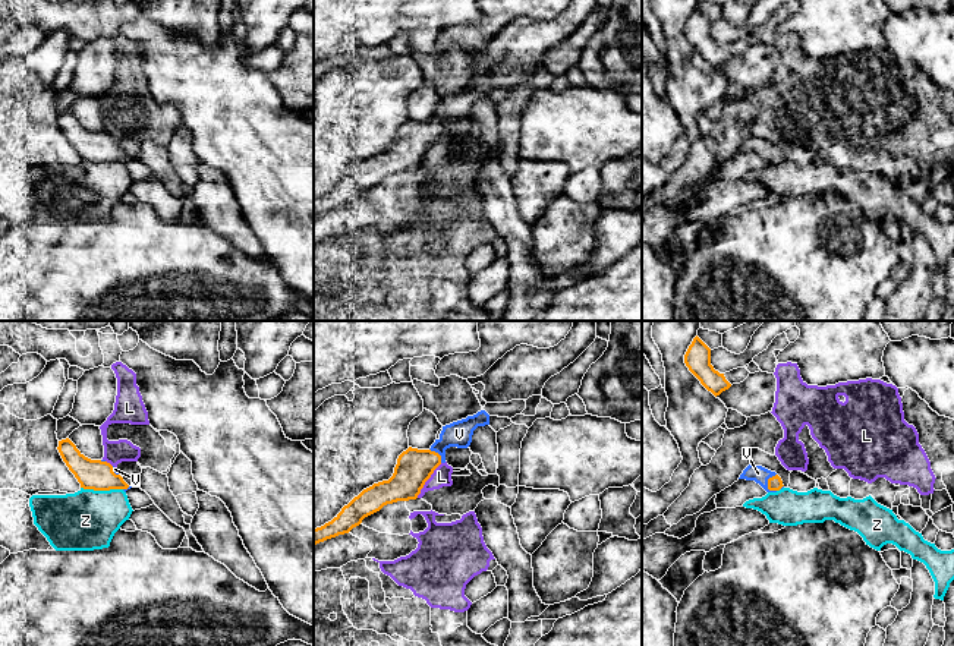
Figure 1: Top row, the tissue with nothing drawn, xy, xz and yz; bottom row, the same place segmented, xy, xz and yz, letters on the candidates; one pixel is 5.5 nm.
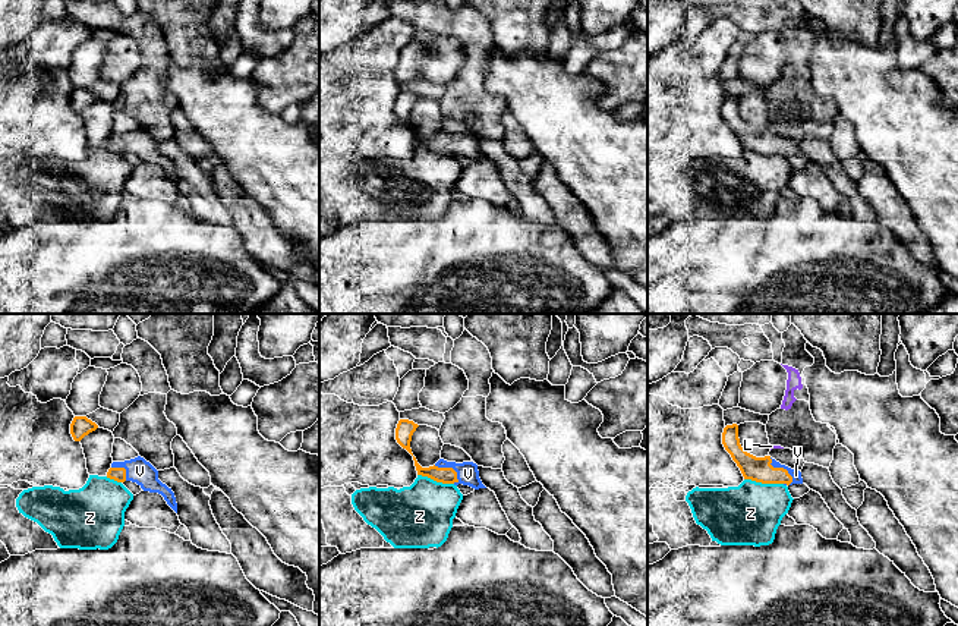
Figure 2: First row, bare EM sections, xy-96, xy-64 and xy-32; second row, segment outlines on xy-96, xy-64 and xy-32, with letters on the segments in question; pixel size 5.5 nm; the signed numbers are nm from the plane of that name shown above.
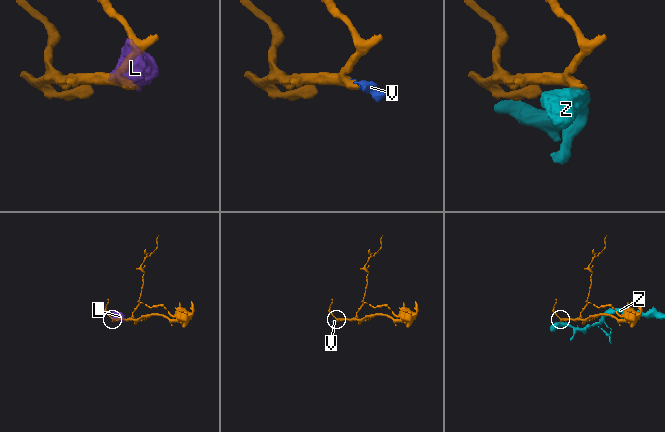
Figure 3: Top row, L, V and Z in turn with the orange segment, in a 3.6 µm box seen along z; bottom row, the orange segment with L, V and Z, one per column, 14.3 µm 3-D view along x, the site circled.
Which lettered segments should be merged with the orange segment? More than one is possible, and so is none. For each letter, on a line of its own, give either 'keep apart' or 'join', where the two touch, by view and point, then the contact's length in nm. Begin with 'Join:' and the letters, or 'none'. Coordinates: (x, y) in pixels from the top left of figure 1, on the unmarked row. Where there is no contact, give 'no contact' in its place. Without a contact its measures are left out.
Join: V
L: keep apart | xz (427, 151) | 240 nm
V: join | yz (768, 154) | 110 nm
Z: keep apart | xy (101, 161) | 240 nm

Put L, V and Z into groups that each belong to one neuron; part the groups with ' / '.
L / V / Z

